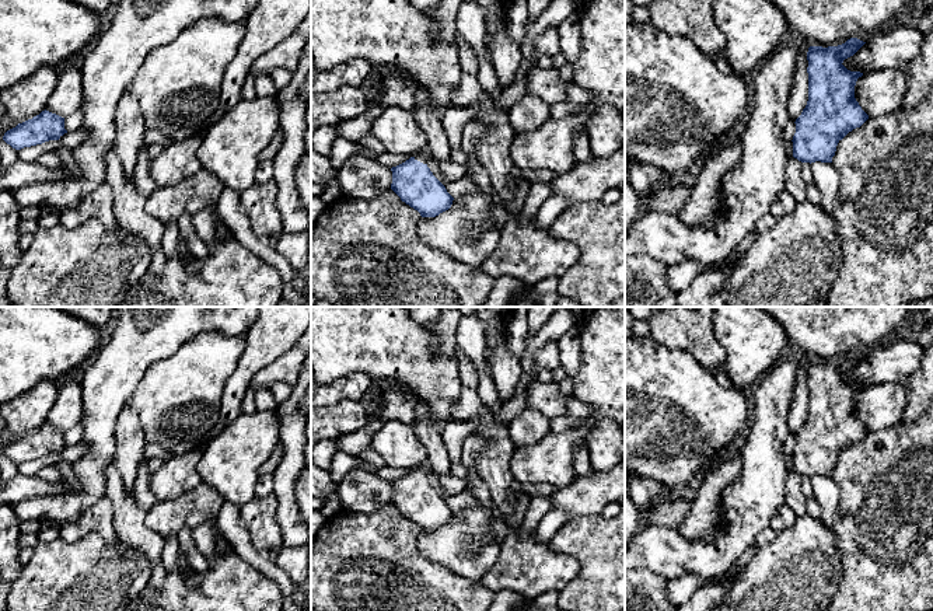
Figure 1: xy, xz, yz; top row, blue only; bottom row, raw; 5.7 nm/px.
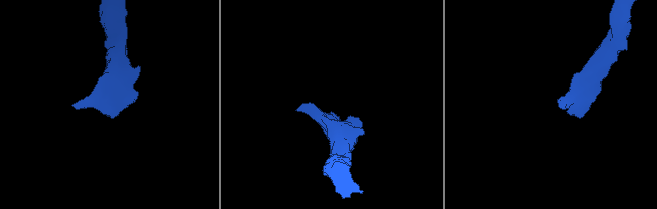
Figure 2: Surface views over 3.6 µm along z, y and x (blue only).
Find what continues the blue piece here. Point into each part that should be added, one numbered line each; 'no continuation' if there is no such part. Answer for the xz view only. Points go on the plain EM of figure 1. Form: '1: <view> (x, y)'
1: xz (425, 468)

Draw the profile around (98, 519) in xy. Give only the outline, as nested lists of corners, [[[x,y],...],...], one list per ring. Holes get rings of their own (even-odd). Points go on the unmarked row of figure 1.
[[[108,499],[92,504],[78,521],[64,523],[60,527],[60,538],[66,542],[74,542],[90,533],[98,533],[106,542],[118,540]]]

